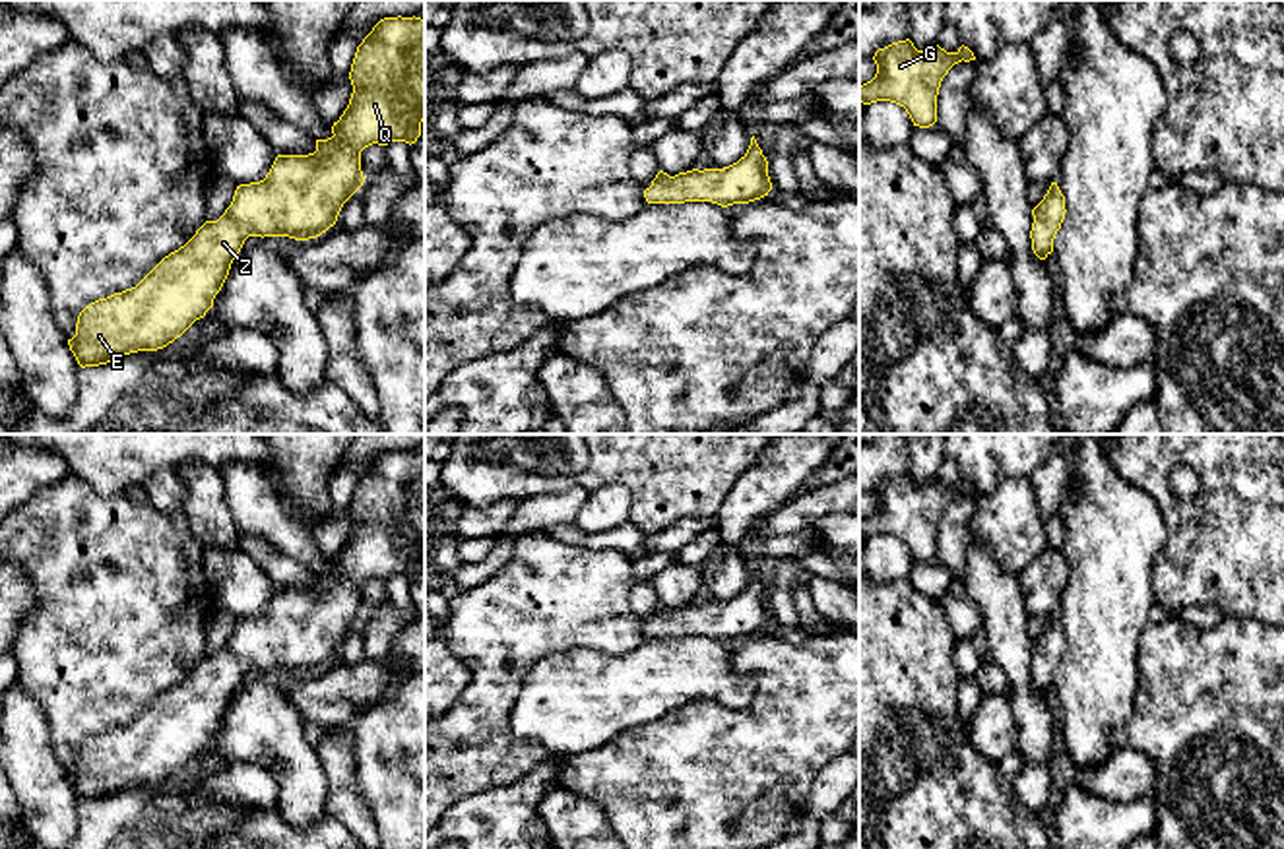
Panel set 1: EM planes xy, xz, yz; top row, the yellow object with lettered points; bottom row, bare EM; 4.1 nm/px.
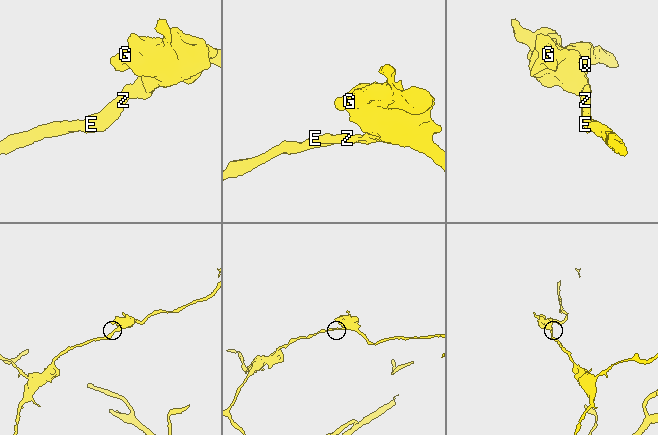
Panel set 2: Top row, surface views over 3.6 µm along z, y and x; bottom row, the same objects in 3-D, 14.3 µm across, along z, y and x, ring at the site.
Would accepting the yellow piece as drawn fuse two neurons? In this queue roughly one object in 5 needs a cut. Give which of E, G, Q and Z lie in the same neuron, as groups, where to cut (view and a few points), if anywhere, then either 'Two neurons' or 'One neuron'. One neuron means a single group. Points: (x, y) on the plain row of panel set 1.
Groups: E G Q Z. No split. One neuron

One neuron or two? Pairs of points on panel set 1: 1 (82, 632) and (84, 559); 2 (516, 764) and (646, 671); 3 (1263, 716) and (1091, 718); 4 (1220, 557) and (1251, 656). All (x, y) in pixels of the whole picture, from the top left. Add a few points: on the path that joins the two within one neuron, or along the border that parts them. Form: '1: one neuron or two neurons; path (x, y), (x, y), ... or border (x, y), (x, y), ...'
1: one neuron; path (82, 615), (84, 576)
2: two neurons; border (514, 708), (509, 729), (542, 741), (555, 754)
3: two neurons; border (1141, 673), (1135, 710), (1112, 729), (1112, 747)
4: two neurons; border (1224, 613), (1253, 617), (1263, 623)

